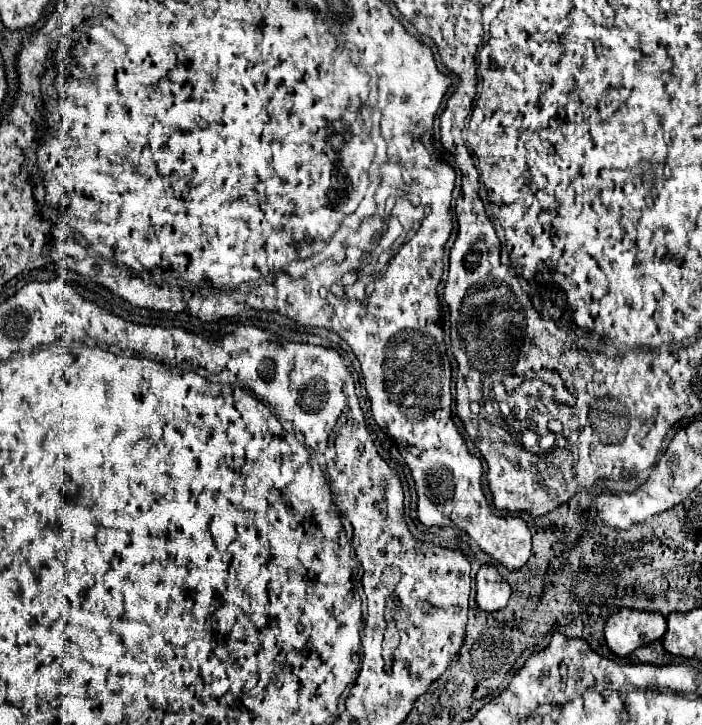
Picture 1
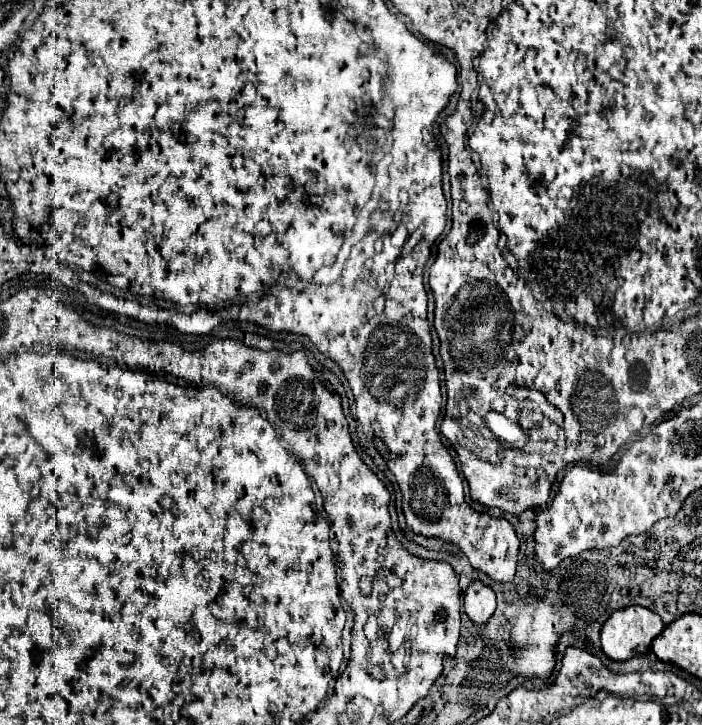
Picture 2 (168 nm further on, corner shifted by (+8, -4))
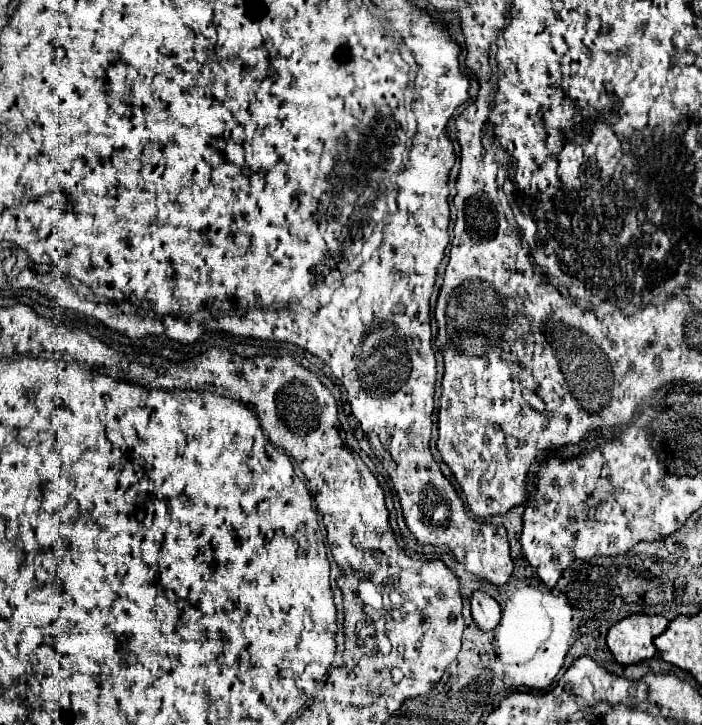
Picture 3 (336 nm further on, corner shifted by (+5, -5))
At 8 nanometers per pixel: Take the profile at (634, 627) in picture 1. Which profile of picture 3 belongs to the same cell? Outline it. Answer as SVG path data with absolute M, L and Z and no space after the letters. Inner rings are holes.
M632 614L608 630L606 644L620 664L638 664L656 654L654 638L660 636L666 626L668 620L664 620L664 616Z

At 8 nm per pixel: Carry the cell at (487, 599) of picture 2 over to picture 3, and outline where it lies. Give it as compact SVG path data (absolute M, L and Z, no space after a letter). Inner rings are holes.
M486 592L472 594L472 618L480 630L492 630L500 622L500 604Z

